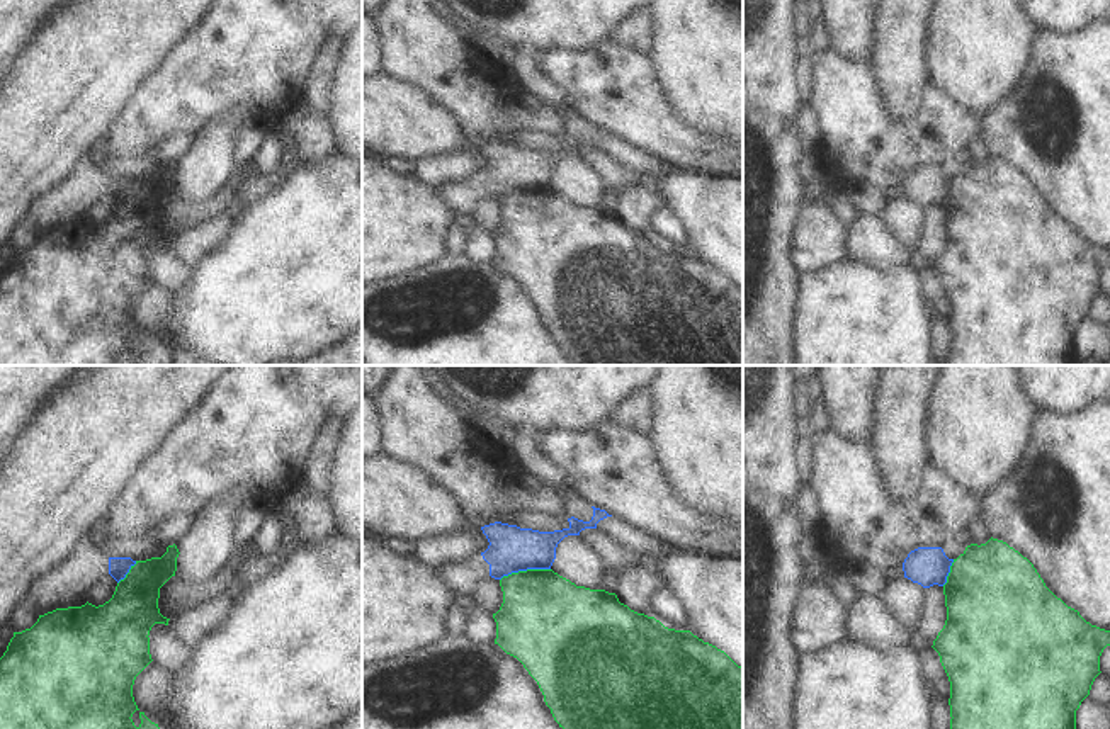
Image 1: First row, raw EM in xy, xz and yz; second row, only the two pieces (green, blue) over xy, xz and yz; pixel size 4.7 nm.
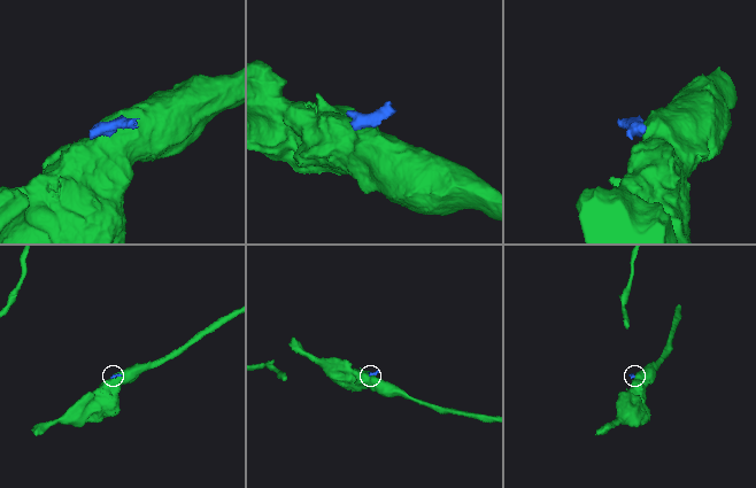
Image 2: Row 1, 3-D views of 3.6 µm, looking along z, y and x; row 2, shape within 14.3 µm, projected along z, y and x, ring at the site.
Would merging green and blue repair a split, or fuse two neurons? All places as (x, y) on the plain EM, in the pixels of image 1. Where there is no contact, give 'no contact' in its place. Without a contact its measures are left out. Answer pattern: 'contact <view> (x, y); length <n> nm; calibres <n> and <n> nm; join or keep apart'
contact xz (524, 191); length 240 nm; calibres 440 and 220 nm; keep apart

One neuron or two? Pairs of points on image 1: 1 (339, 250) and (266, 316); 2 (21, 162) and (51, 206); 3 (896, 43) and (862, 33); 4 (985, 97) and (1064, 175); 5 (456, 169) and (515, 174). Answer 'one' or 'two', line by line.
1: one
2: two
3: two
4: two
5: two

